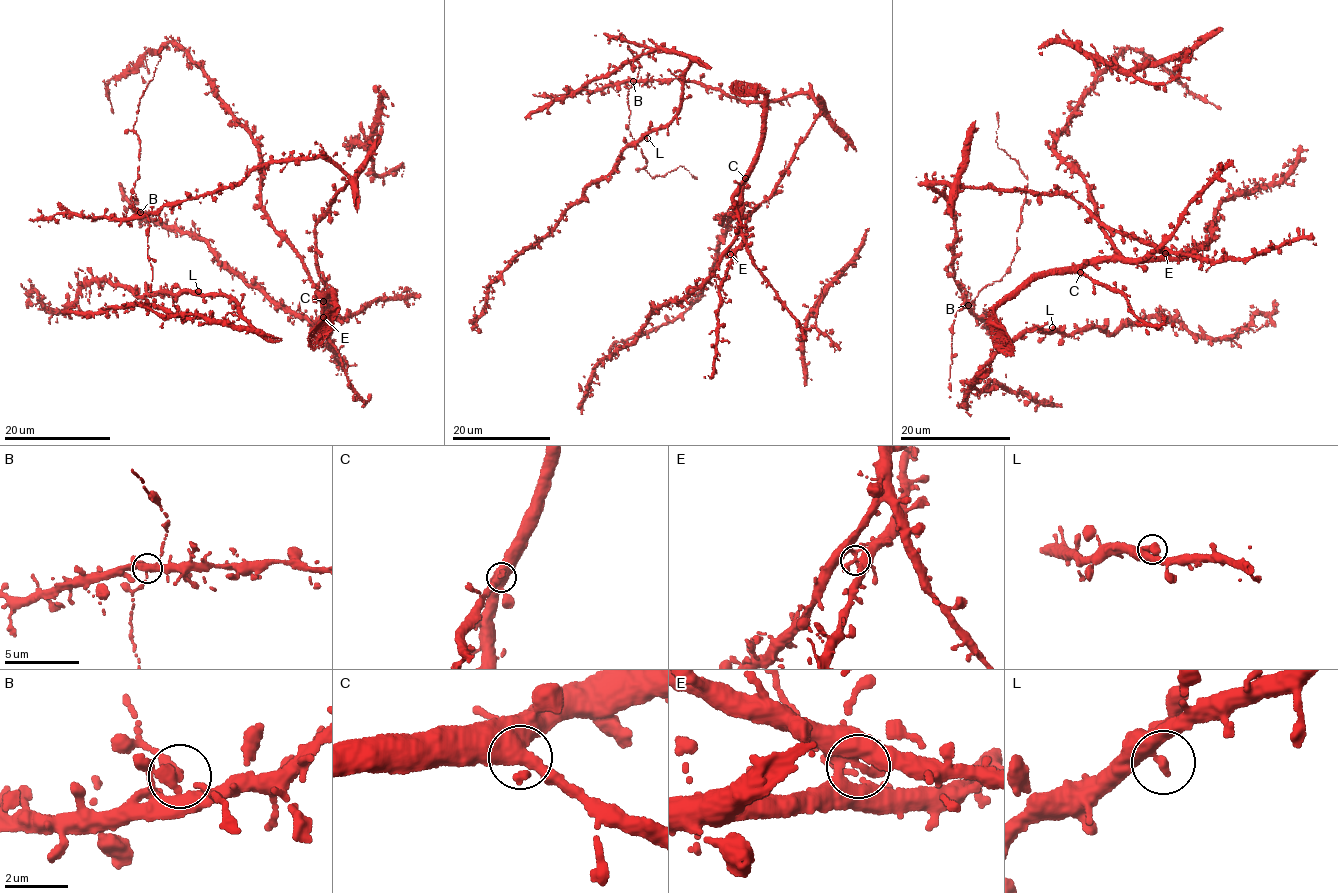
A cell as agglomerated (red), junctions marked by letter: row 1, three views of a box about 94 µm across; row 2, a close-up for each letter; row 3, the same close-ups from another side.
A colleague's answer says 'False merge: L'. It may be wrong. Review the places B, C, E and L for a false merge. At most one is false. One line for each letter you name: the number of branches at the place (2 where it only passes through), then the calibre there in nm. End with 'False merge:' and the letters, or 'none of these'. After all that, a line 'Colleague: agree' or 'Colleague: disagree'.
False merge: none of these
Colleague: disagree

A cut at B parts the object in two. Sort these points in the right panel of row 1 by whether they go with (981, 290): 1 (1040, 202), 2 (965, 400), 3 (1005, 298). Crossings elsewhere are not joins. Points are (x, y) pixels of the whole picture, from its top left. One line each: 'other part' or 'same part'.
1: other part
2: other part
3: other part

